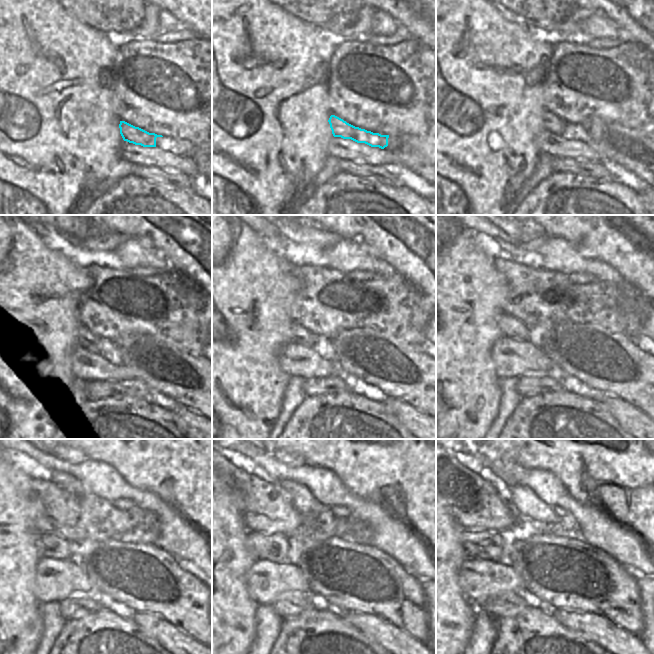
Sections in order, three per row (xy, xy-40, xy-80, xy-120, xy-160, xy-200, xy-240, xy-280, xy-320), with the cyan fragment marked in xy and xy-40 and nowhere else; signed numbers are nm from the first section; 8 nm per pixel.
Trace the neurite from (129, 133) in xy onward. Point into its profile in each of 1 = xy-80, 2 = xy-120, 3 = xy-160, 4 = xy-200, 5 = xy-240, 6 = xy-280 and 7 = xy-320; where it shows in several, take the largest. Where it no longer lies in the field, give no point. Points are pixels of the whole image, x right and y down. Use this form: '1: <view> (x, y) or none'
1: xy-80 (552, 123)
2: xy-120 (86, 339)
3: xy-160 (300, 334)
4: xy-200 (511, 327)
5: xy-240 (50, 546)
6: xy-280 (261, 546)
7: xy-320 (484, 545)

